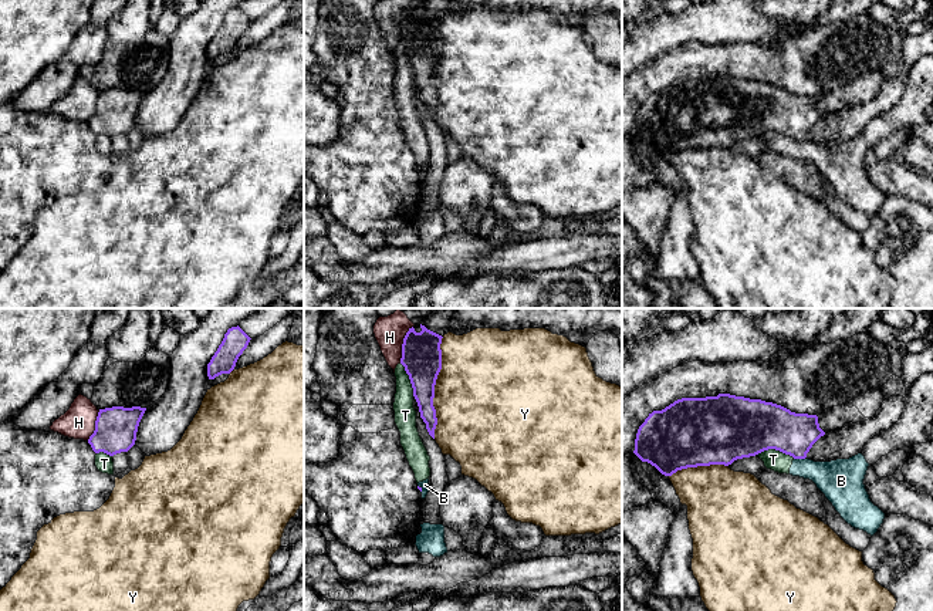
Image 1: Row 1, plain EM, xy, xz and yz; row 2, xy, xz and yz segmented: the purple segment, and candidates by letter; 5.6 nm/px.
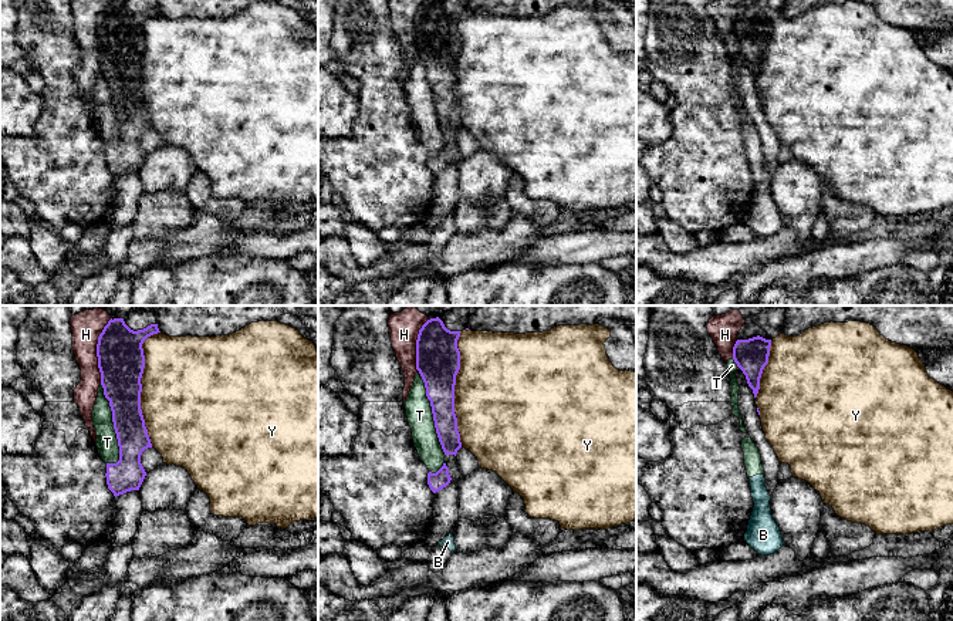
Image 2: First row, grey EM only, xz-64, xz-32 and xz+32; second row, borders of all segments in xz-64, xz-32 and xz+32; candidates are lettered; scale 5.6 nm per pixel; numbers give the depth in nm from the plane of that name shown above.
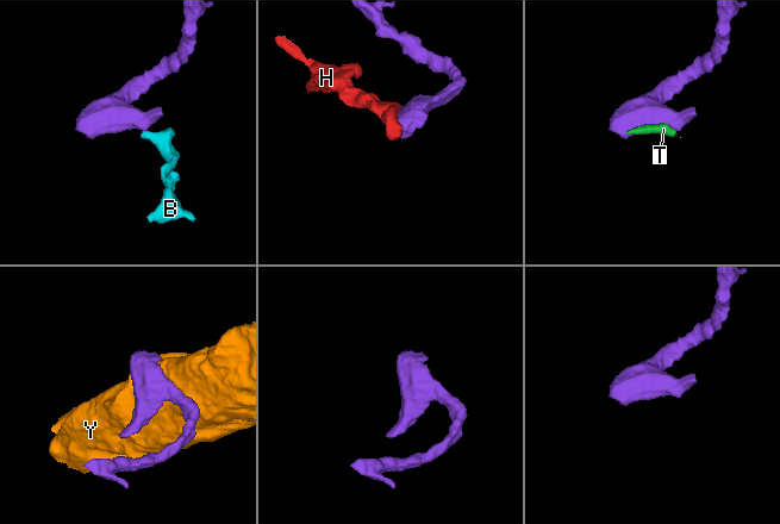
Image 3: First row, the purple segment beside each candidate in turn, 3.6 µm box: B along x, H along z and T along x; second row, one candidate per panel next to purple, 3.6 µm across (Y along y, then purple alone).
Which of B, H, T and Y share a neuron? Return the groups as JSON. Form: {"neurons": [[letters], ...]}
{"neurons": [["B", "T"], ["H"], ["Y"]]}

